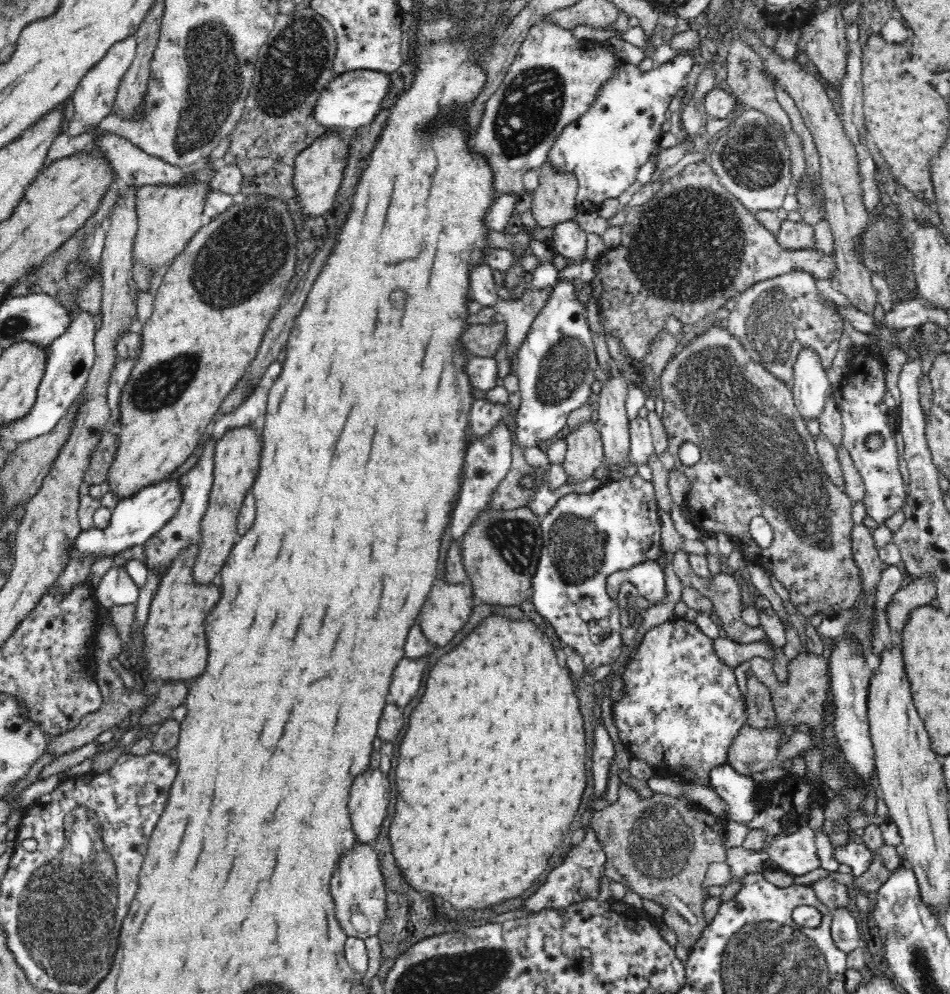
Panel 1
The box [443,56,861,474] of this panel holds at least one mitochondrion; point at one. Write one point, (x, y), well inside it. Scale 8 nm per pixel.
(687, 248)

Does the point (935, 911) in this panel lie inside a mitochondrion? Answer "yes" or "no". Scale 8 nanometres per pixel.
no

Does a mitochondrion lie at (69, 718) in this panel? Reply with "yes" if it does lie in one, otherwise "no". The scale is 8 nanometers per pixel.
no

